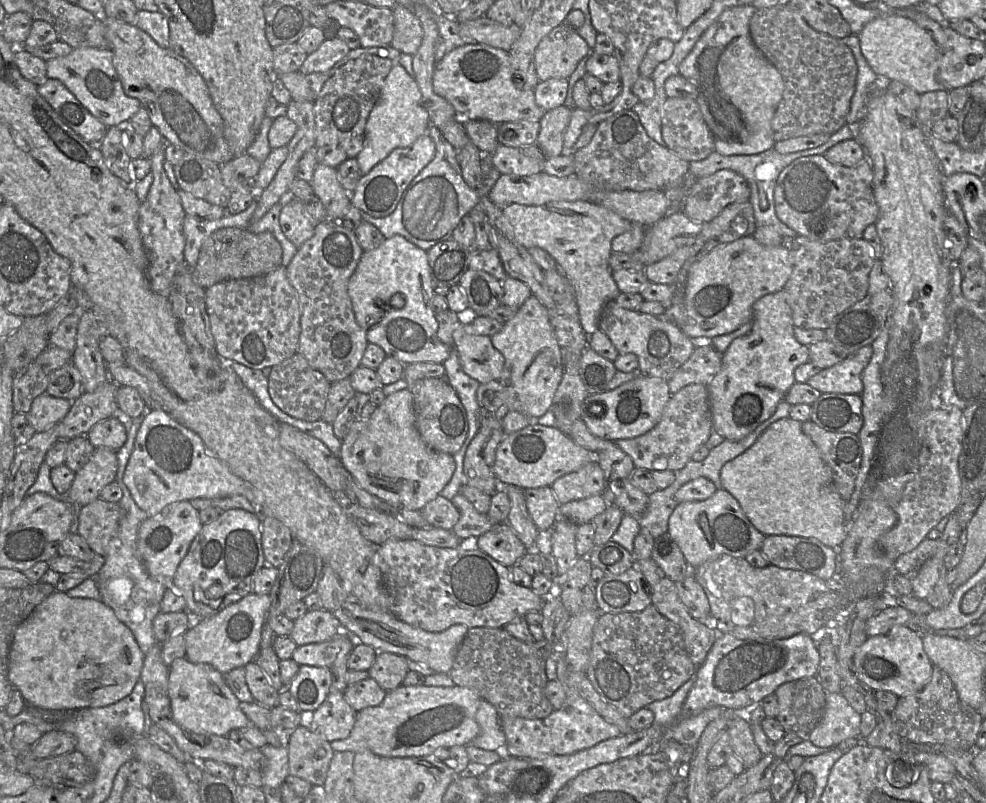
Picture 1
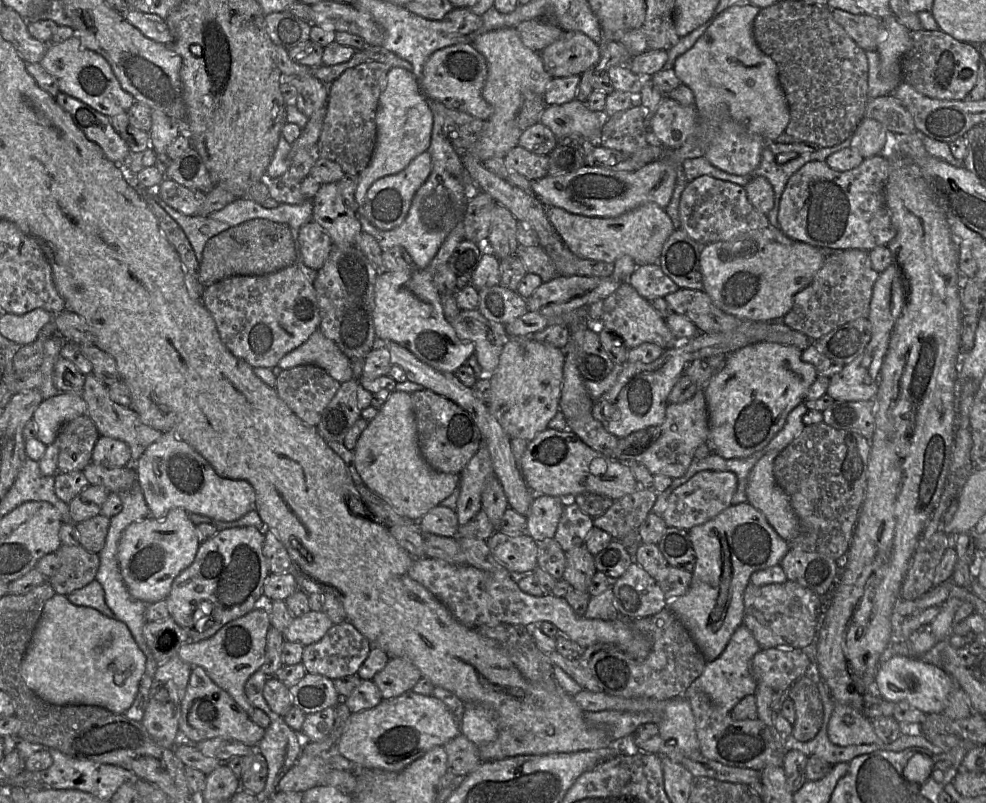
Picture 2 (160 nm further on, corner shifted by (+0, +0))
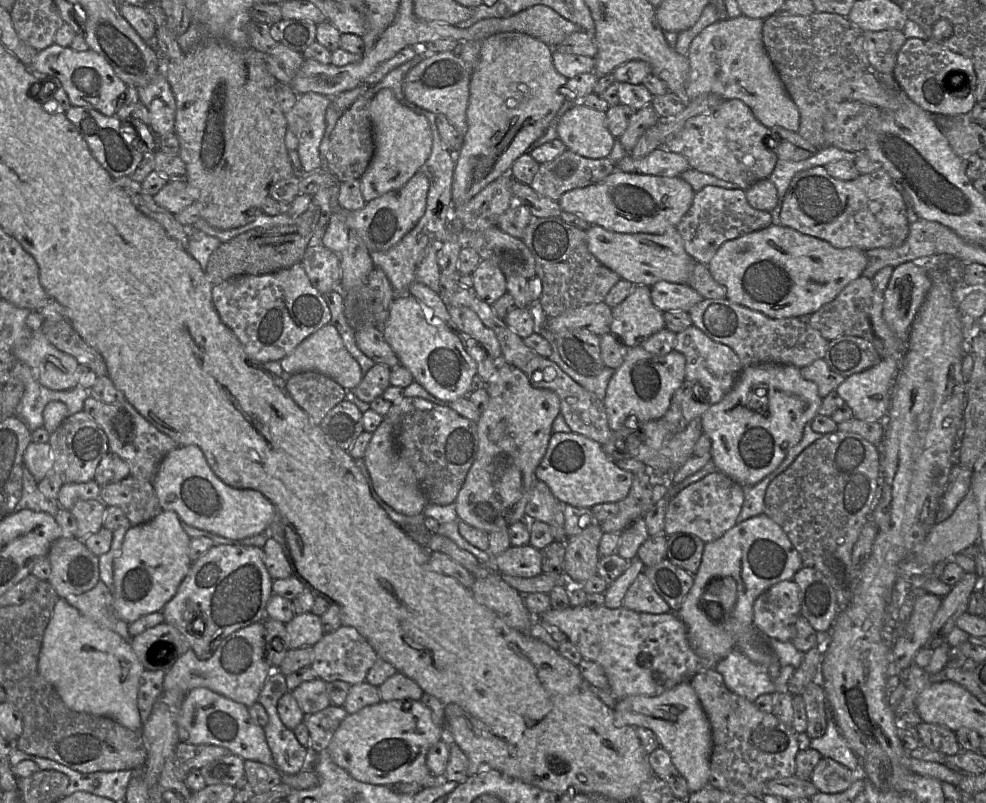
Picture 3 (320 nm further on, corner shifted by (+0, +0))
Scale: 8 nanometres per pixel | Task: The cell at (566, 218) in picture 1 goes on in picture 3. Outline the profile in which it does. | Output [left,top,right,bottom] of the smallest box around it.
[586,225,695,287]

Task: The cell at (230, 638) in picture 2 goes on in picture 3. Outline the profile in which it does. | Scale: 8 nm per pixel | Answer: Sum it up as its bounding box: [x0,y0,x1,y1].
[163,622,273,707]

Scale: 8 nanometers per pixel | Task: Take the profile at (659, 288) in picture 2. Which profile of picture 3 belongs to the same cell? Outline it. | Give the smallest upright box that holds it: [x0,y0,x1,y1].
[650,281,703,312]

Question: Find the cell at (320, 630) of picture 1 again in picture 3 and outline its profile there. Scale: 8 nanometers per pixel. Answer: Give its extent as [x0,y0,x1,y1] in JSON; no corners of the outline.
[285,613,324,649]

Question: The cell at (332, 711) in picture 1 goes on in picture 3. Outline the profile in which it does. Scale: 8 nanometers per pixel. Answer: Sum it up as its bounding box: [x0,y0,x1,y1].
[304,704,347,752]

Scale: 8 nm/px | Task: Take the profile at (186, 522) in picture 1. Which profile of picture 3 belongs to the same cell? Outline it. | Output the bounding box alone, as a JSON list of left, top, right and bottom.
[112,510,192,623]

